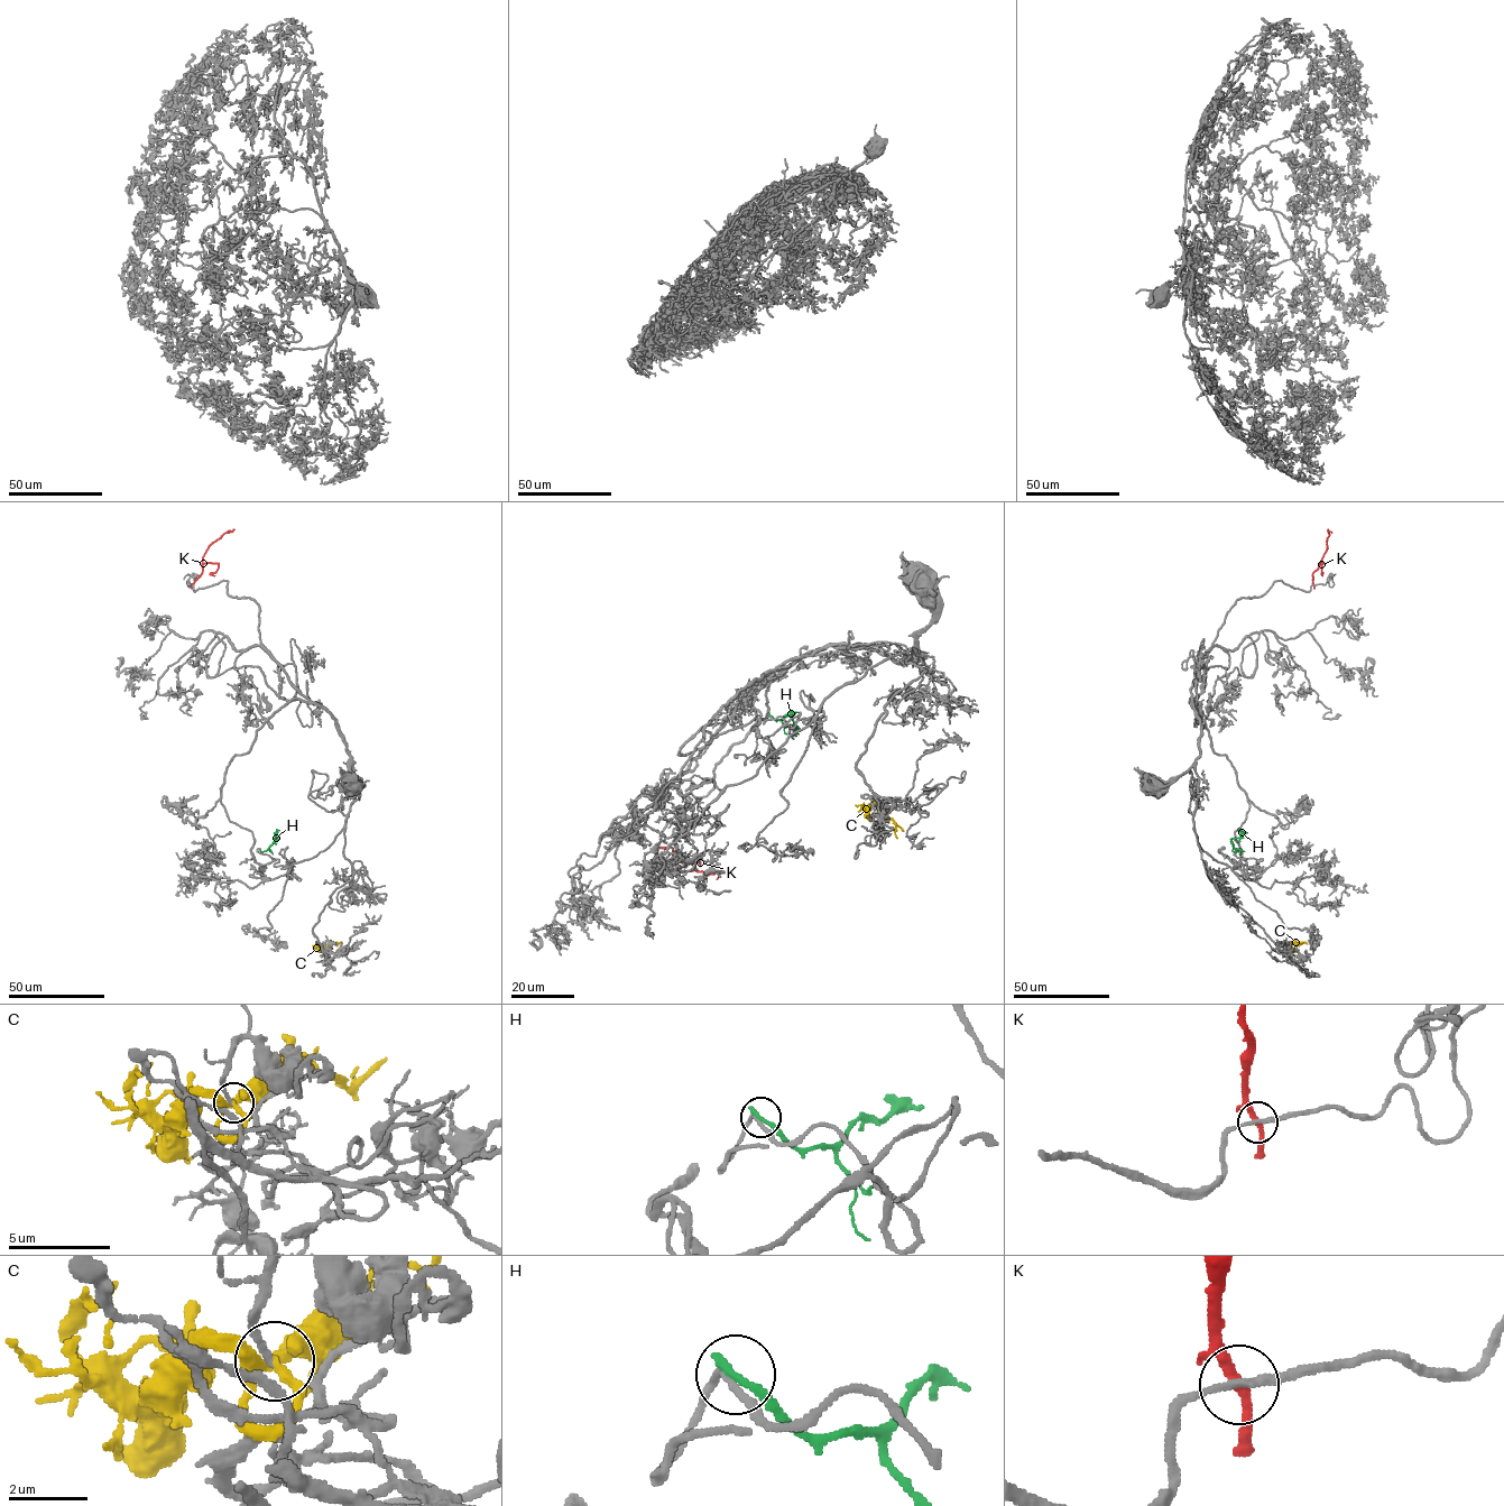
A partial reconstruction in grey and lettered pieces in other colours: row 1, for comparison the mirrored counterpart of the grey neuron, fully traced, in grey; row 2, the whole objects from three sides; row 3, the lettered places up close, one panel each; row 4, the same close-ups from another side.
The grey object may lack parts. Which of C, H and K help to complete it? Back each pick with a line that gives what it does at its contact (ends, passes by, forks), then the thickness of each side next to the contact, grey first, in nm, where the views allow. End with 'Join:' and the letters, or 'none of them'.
C: it ends | 120/260 nm
Join: C

